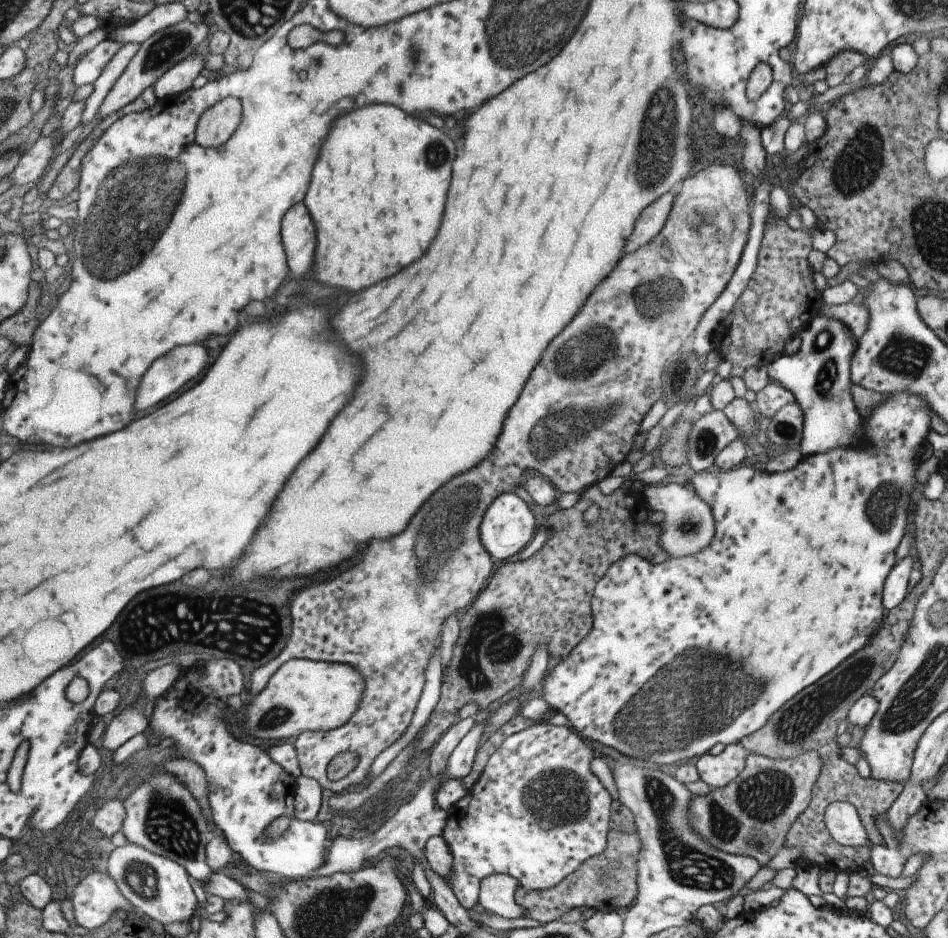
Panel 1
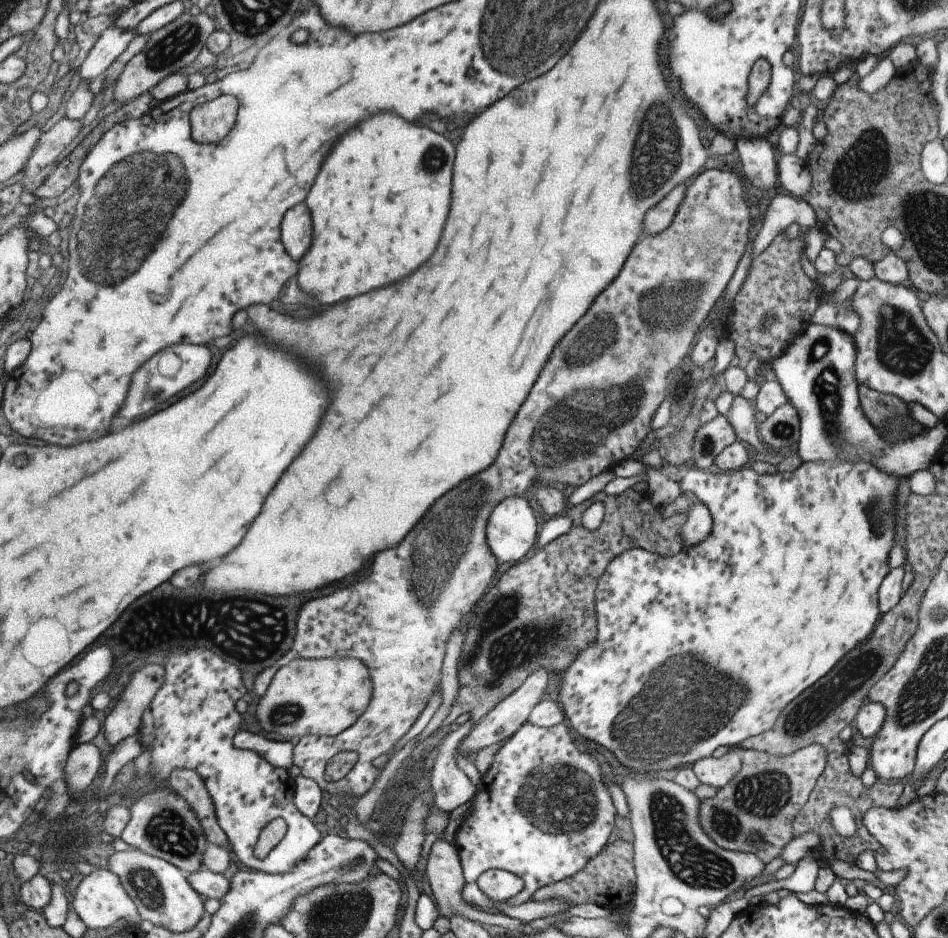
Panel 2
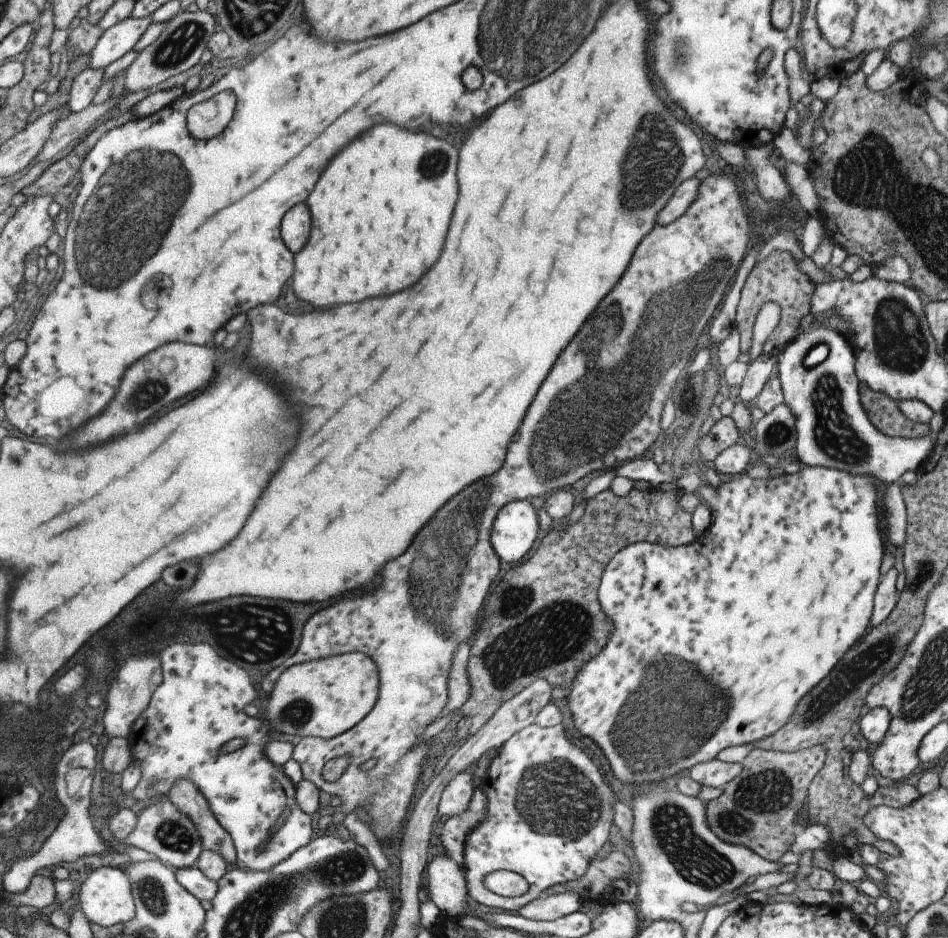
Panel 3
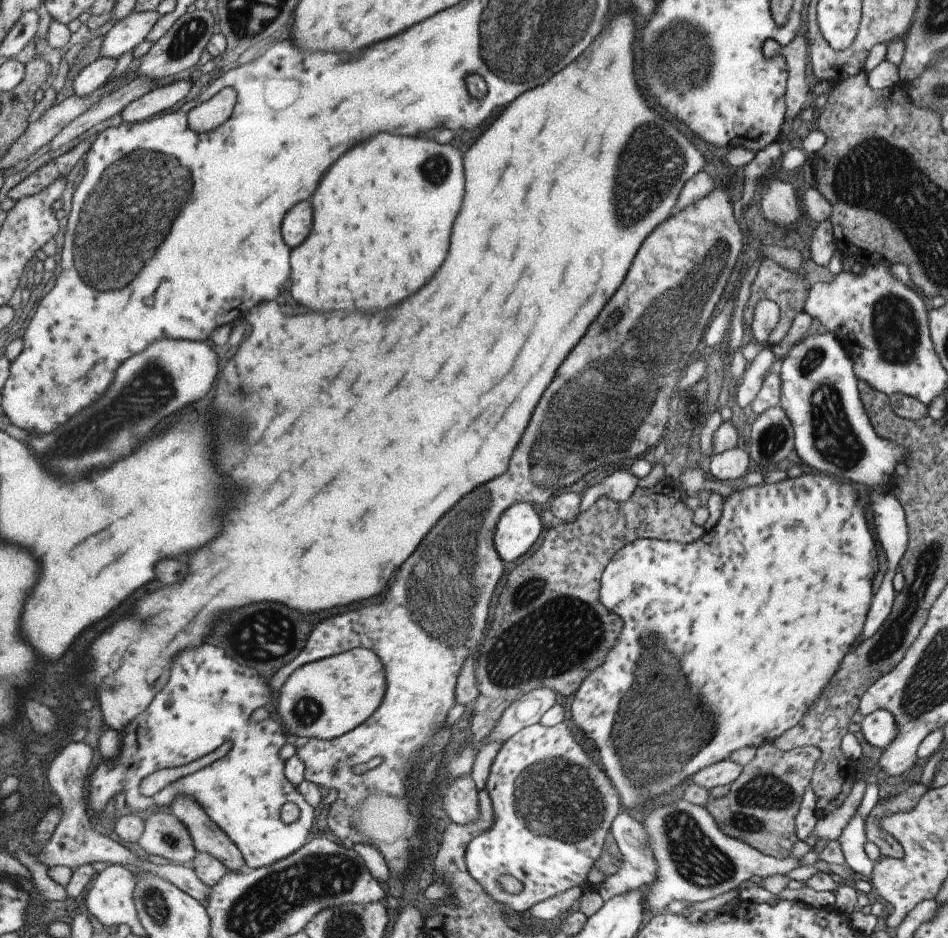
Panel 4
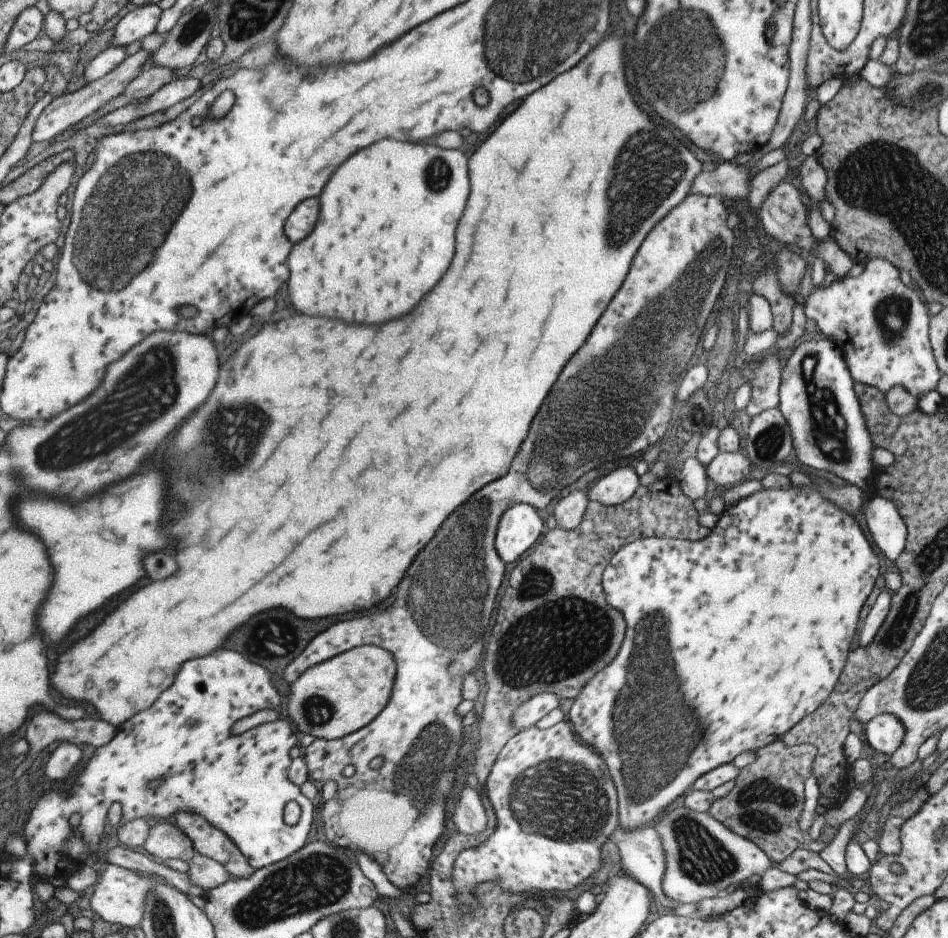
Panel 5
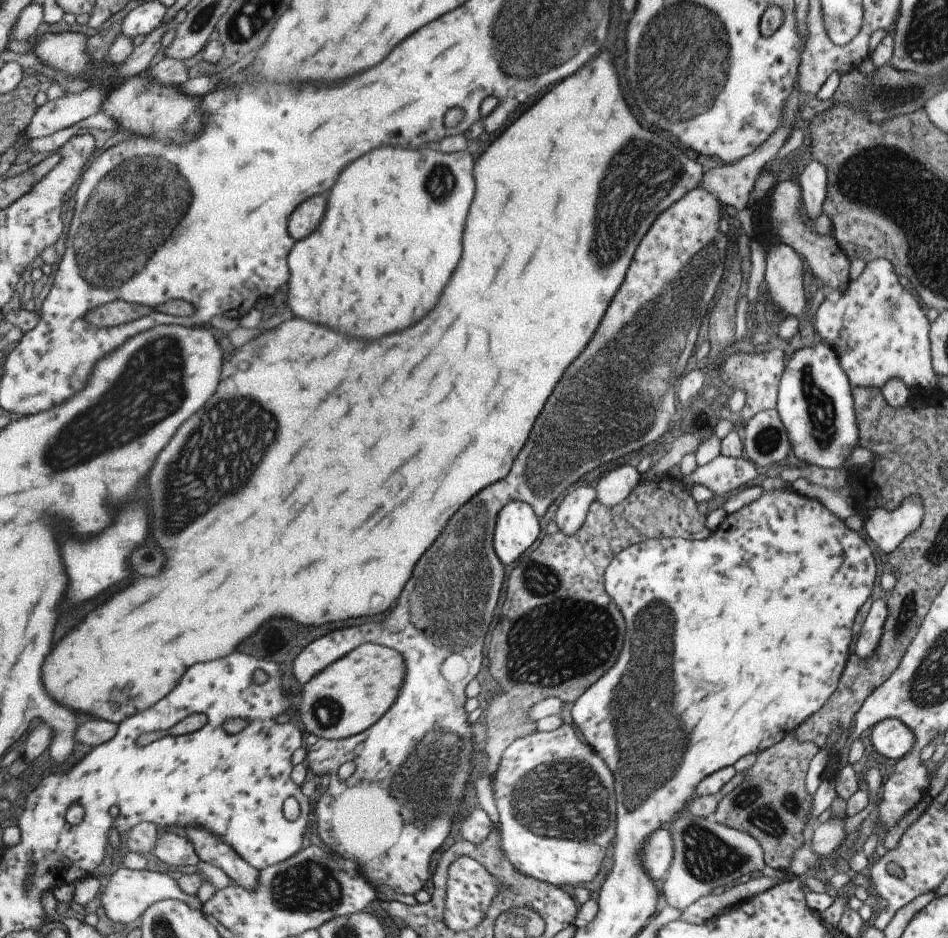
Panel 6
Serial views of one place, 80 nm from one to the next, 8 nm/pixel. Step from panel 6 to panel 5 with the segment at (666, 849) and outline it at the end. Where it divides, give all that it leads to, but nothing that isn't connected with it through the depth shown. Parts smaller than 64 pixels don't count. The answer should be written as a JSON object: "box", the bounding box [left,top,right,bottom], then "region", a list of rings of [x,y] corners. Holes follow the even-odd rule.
{"box":[610,824,676,908],"region":[[[649,824],[648,826],[639,827],[632,831],[623,831],[622,828],[617,826],[610,838],[617,846],[620,856],[619,869],[625,871],[630,877],[639,881],[643,886],[646,886],[647,890],[653,894],[653,897],[657,899],[661,905],[673,908],[676,903],[670,898],[666,899],[666,896],[661,890],[660,880],[665,868],[664,850],[659,833],[653,826]]]}

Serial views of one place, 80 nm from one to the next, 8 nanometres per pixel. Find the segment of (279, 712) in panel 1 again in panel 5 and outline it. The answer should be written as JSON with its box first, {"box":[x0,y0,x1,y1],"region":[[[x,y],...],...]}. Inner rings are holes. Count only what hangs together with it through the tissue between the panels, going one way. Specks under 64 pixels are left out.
{"box":[287,644,396,740],"region":[[[362,644],[312,666],[291,684],[287,710],[303,734],[335,740],[362,729],[374,720],[389,700],[396,664],[387,649]]]}

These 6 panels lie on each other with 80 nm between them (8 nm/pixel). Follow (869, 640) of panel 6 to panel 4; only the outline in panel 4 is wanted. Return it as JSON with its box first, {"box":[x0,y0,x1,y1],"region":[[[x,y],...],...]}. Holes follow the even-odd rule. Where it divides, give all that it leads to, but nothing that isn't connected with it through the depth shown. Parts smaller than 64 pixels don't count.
{"box":[861,567,896,639],"region":[[[888,567],[885,570],[879,588],[873,594],[873,600],[871,600],[871,606],[869,606],[863,630],[861,630],[862,639],[869,638],[869,636],[875,634],[885,621],[885,618],[891,613],[896,593],[892,587],[892,579],[895,573],[896,568]]]}

